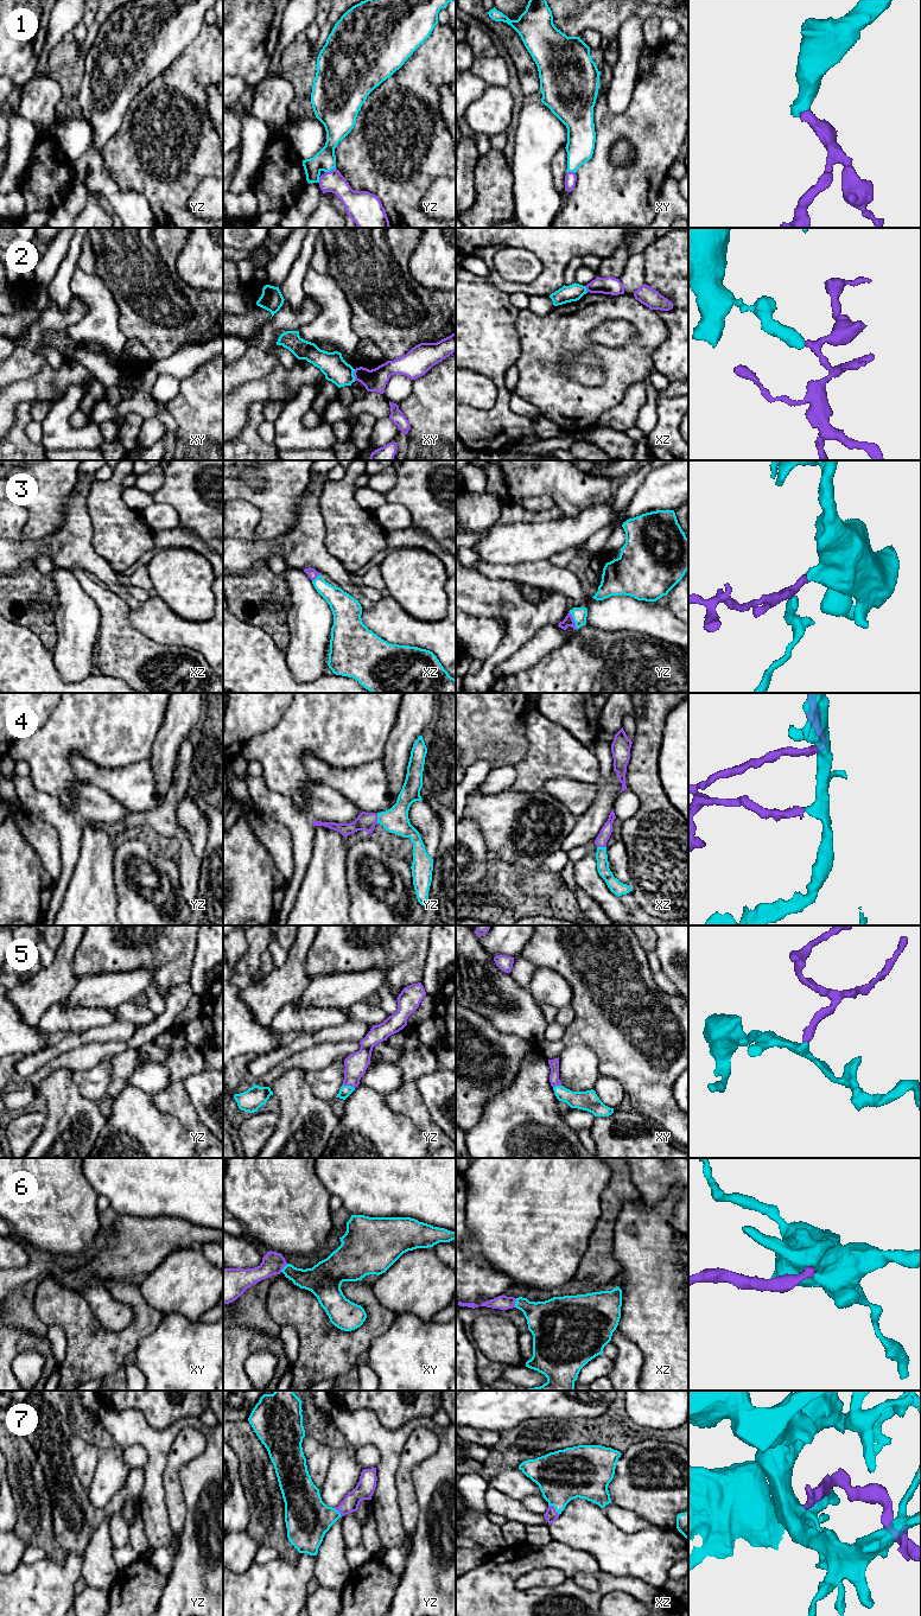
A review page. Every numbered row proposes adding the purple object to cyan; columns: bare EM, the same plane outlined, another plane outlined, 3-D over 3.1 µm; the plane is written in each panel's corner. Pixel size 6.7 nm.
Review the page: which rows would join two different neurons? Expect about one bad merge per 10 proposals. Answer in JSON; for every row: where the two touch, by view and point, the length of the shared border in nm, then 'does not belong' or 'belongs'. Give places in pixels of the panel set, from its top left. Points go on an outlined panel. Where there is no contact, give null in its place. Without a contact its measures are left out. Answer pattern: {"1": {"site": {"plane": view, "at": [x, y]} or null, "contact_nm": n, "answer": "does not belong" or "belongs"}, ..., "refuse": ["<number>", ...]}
{"1": {"site": {"plane": "yz", "at": [330, 170]}, "contact_nm": 80, "answer": "belongs"}, "2": {"site": {"plane": "xy", "at": [353, 375]}, "contact_nm": 80, "answer": "does not belong"}, "3": {"site": {"plane": "yz", "at": [573, 619]}, "contact_nm": 130, "answer": "belongs"}, "4": {"site": {"plane": "yz", "at": [378, 819]}, "contact_nm": 60, "answer": "belongs"}, "5": {"site": {"plane": "yz", "at": [348, 1086]}, "contact_nm": 90, "answer": "belongs"}, "6": {"site": {"plane": "xz", "at": [515, 1303]}, "contact_nm": 70, "answer": "belongs"}, "7": {"site": {"plane": "xz", "at": [554, 1507]}, "contact_nm": 100, "answer": "belongs"}, "refuse": ["2"]}

